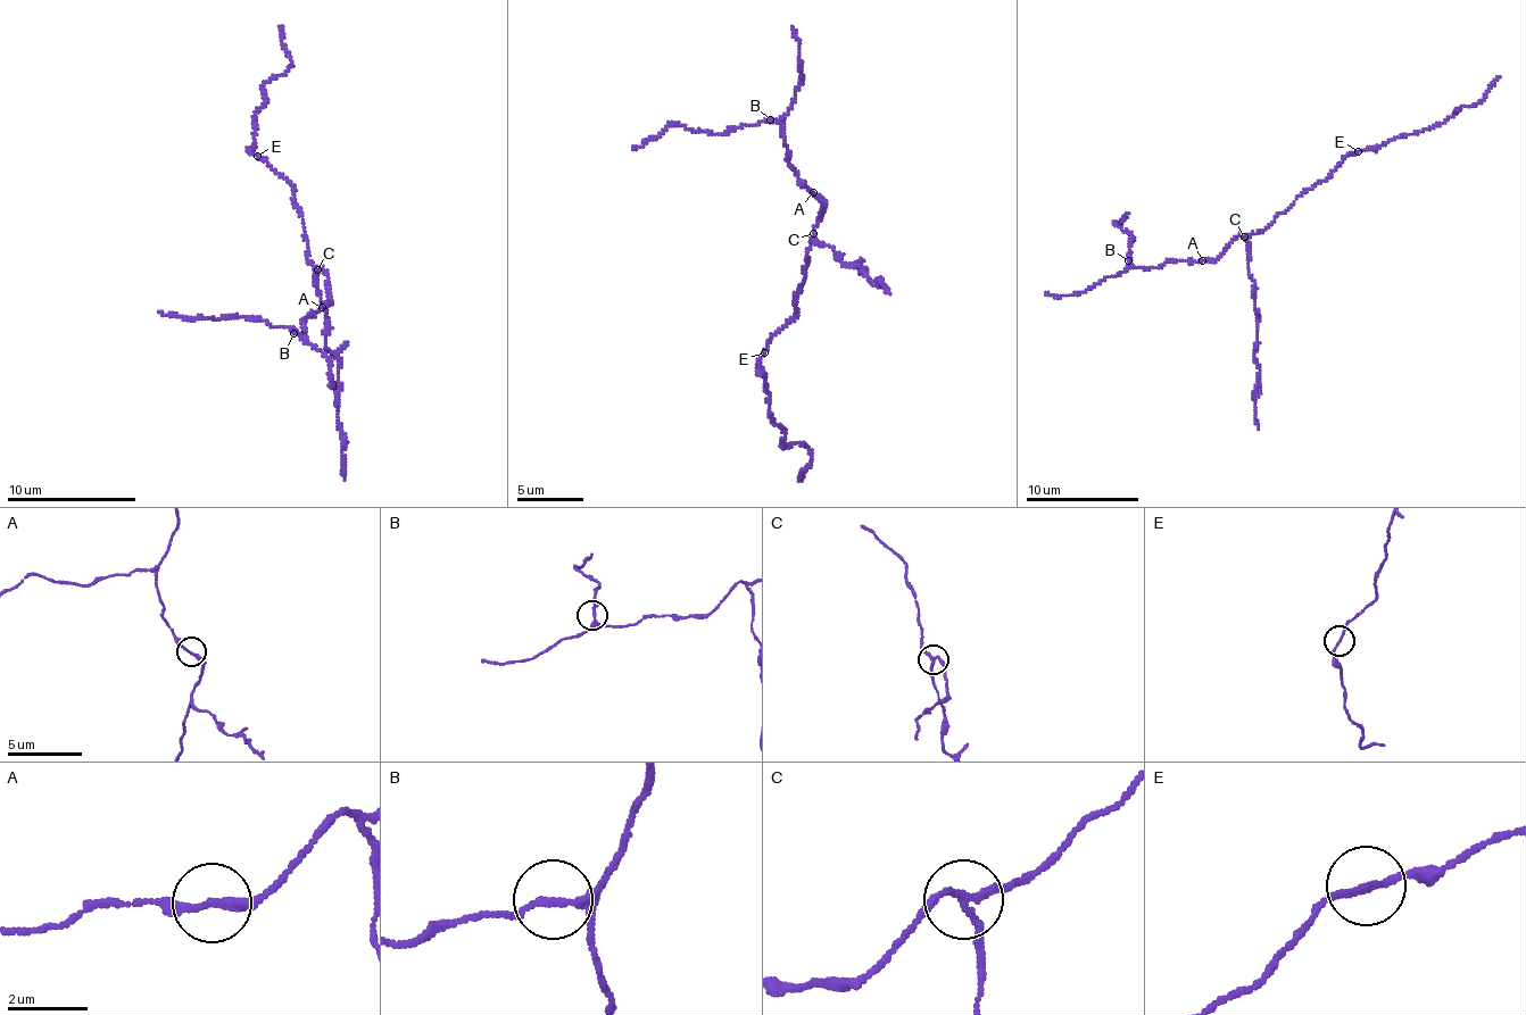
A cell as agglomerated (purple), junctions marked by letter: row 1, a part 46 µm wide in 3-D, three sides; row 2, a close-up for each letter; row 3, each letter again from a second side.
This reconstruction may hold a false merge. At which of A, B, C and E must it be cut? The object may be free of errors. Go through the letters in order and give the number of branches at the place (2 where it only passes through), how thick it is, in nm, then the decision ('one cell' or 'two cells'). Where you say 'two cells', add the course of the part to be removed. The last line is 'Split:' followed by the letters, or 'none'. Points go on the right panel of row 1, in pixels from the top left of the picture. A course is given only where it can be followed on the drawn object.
A: 2 | 200 nm | one cell
B: 3 | 160 nm | one cell
C: 3 | 150 nm | two cells | (1245, 238), (1254, 283), (1258, 430)
E: 2 | 160 nm | one cell
Split: C

